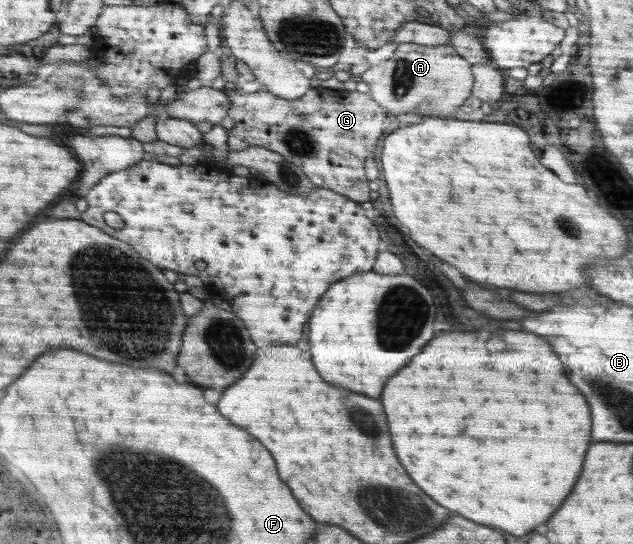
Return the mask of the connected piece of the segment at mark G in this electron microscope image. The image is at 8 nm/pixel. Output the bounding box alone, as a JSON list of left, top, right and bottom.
[224,87,386,202]

